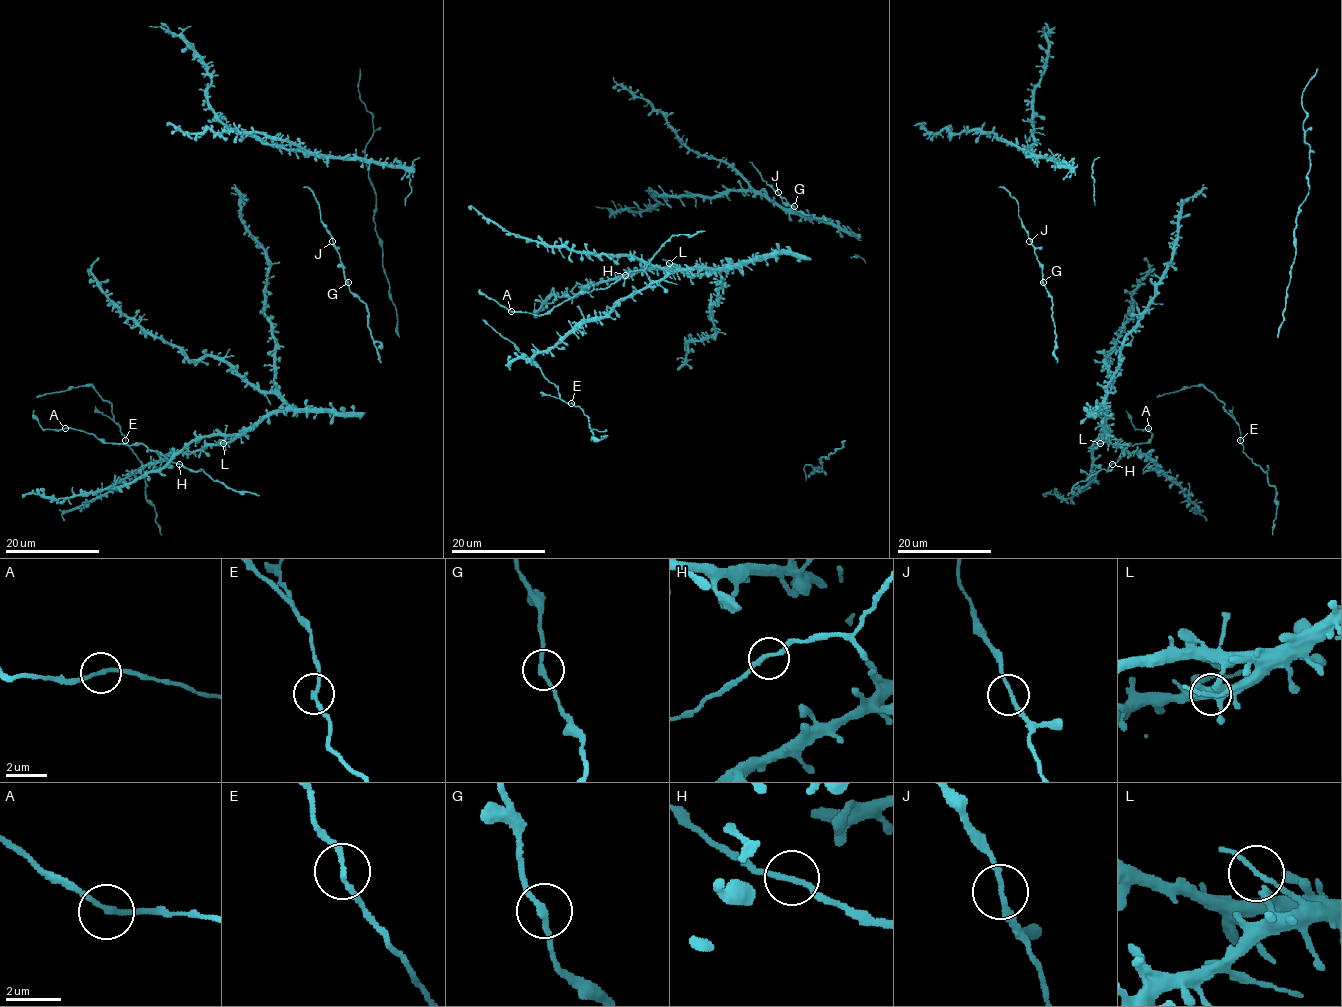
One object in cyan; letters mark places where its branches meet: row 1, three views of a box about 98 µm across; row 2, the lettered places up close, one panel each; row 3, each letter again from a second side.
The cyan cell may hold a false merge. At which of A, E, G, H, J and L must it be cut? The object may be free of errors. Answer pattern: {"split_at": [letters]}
{"split_at": []}

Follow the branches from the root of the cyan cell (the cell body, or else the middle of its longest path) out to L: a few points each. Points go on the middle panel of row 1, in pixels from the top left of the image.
L: (722, 268), (677, 268), (669, 263)

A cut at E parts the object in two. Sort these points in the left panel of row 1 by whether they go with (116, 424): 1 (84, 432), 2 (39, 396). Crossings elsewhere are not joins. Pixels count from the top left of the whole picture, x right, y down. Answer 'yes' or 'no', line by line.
1: no
2: yes

